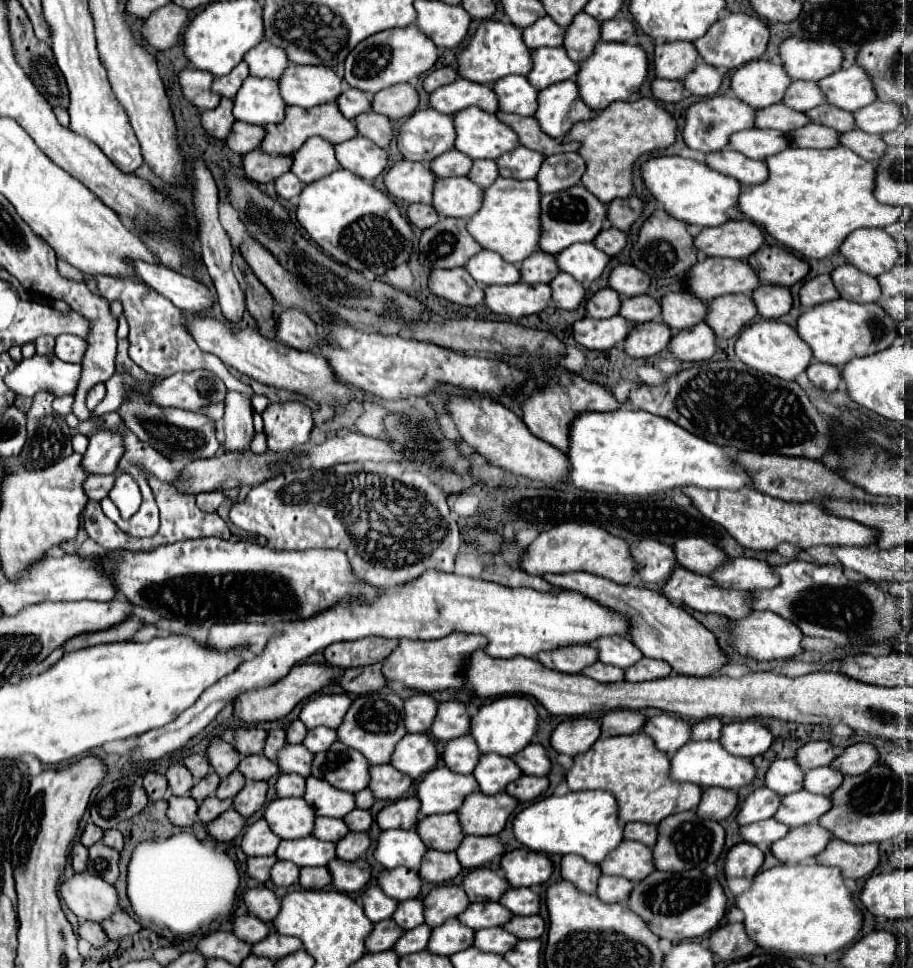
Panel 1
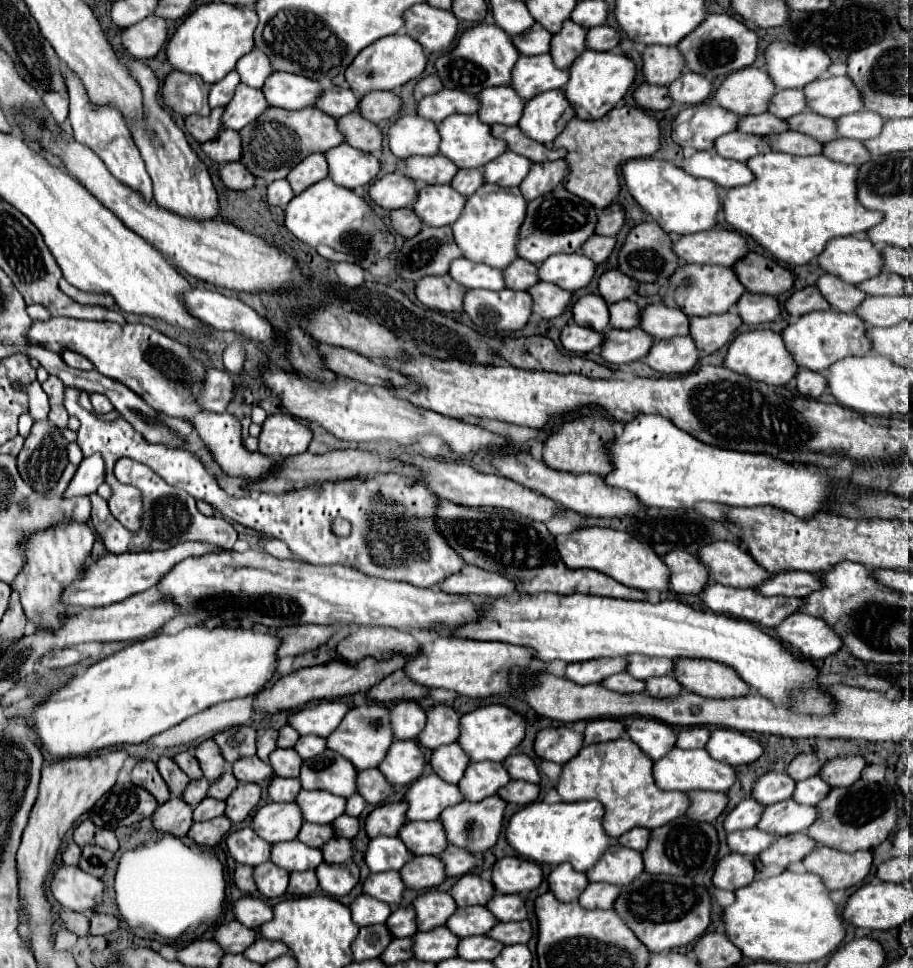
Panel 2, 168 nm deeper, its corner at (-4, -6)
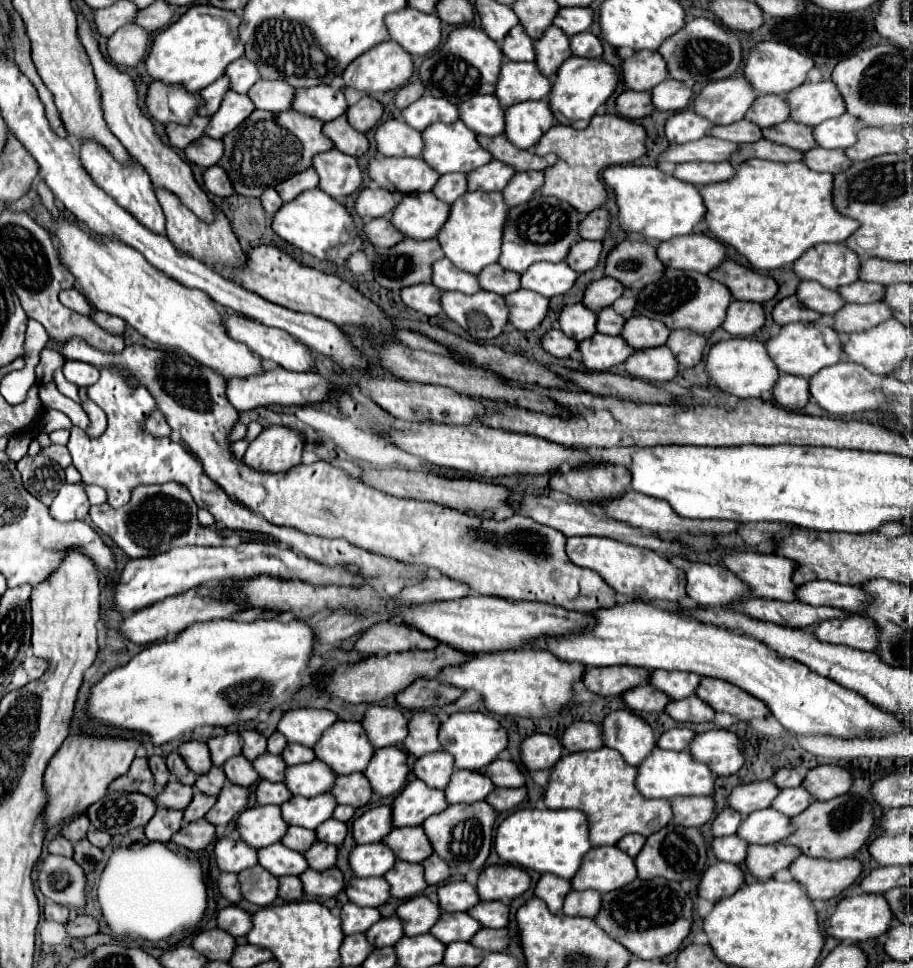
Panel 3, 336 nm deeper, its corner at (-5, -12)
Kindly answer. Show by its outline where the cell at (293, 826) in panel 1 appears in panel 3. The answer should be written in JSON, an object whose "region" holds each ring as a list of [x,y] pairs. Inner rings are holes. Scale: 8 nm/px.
{"region":[[[256,805],[252,809],[246,809],[240,813],[236,825],[240,837],[256,849],[282,841],[284,833],[288,831],[288,823],[276,805]]]}

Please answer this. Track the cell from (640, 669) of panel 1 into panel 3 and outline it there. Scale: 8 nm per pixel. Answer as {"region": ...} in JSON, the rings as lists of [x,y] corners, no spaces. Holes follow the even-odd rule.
{"region":[[[690,695],[688,699],[670,699],[668,707],[664,707],[664,713],[668,713],[674,721],[680,723],[704,723],[712,721],[714,717],[714,709],[696,695]]]}

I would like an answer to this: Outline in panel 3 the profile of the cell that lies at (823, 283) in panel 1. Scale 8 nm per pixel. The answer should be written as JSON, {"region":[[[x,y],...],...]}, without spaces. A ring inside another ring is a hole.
{"region":[[[796,295],[782,299],[782,301],[774,307],[772,317],[774,317],[774,321],[780,326],[794,323],[794,321],[804,321],[804,323],[808,323],[808,321],[820,321],[820,319],[822,319],[820,313],[816,313],[816,311],[804,307],[804,305],[800,303],[800,299],[796,299]]]}

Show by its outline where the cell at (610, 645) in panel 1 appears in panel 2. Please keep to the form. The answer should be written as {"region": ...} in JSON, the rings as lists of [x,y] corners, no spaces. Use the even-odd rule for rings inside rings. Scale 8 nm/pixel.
{"region":[[[631,655],[627,657],[629,667],[627,673],[633,675],[635,679],[649,679],[649,677],[661,677],[669,675],[675,669],[675,661],[671,659],[659,659],[659,657],[643,657],[643,655]]]}

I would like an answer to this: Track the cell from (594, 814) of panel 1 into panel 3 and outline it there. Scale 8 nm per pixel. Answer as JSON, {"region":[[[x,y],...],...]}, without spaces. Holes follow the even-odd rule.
{"region":[[[518,809],[500,823],[494,839],[494,849],[504,863],[534,869],[538,873],[552,873],[564,879],[576,875],[584,855],[592,847],[590,823],[586,813],[578,809]]]}

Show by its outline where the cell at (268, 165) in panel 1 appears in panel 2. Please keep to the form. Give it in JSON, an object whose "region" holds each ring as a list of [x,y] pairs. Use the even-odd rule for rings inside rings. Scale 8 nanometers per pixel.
{"region":[[[239,161],[225,163],[219,169],[219,177],[221,177],[223,185],[233,191],[245,191],[255,185],[255,177],[251,177],[251,173],[247,173],[247,169],[243,169],[243,163],[239,163]]]}

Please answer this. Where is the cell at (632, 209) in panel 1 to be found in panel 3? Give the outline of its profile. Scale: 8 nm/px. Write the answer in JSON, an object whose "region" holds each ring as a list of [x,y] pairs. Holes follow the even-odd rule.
{"region":[[[600,207],[598,211],[592,211],[584,217],[584,223],[580,223],[580,235],[582,239],[602,241],[606,237],[608,225],[610,225],[610,213],[608,209]]]}

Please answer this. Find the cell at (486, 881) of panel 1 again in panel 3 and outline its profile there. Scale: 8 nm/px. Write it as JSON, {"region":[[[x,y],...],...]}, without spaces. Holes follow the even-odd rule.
{"region":[[[450,881],[444,887],[438,889],[440,907],[444,911],[456,913],[456,911],[468,911],[476,903],[480,903],[480,897],[476,895],[476,887],[466,881]]]}

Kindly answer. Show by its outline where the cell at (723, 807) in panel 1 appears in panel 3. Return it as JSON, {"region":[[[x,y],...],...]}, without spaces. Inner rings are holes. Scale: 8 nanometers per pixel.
{"region":[[[676,797],[672,799],[672,823],[682,827],[702,827],[714,817],[712,797]]]}

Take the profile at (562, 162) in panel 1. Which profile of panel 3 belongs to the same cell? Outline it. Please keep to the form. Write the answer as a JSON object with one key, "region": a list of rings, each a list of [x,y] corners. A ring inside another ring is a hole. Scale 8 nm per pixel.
{"region":[[[524,171],[514,175],[514,179],[508,183],[502,195],[510,207],[516,207],[520,203],[528,203],[528,199],[532,199],[542,185],[544,185],[544,171]]]}

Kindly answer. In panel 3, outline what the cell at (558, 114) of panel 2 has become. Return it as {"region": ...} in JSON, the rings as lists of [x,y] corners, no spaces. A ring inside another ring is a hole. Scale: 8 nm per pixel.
{"region":[[[548,99],[524,101],[506,109],[504,135],[520,149],[532,149],[540,137],[556,123],[548,111]]]}

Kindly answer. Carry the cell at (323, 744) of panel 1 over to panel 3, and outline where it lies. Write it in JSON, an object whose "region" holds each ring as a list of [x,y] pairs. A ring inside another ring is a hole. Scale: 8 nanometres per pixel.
{"region":[[[296,743],[288,745],[282,753],[282,759],[288,763],[288,765],[300,765],[300,763],[310,763],[314,761],[316,757],[312,755],[312,749],[310,747],[300,747]]]}

